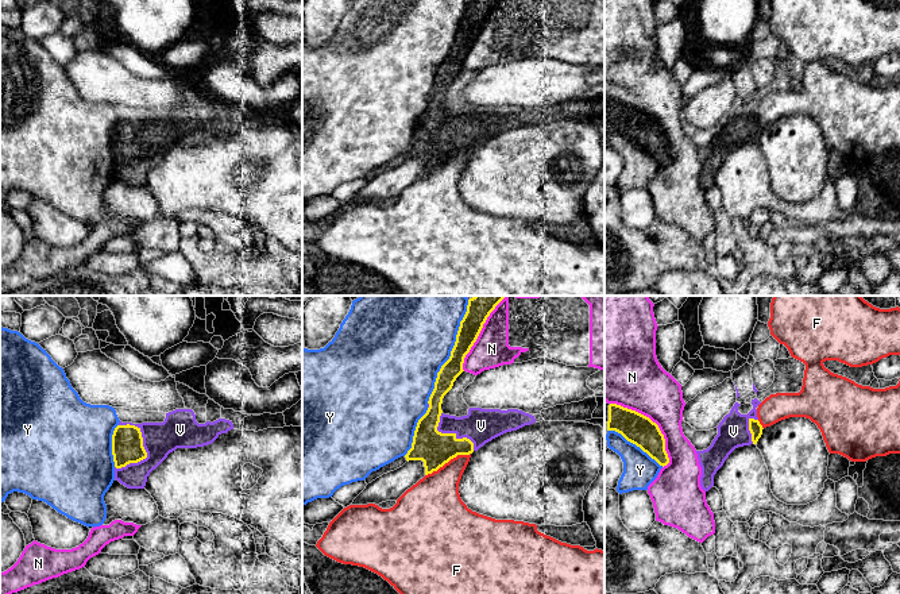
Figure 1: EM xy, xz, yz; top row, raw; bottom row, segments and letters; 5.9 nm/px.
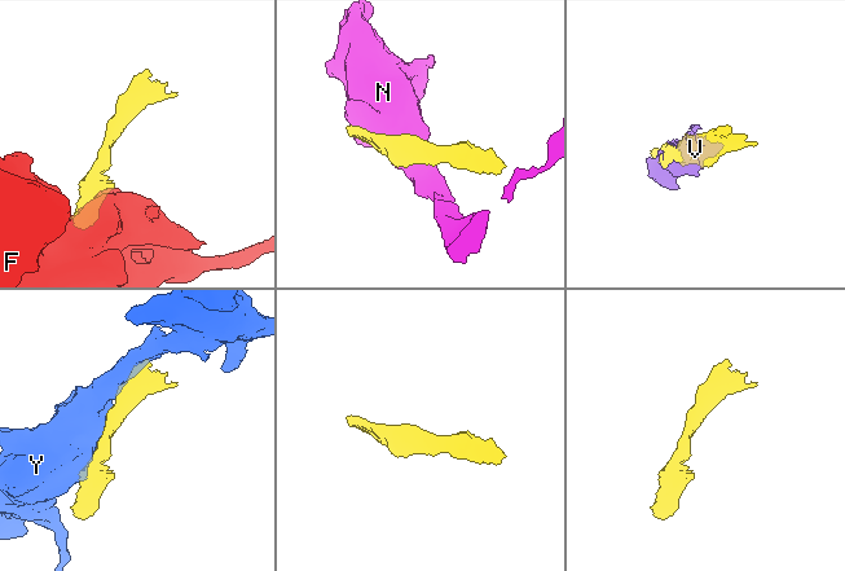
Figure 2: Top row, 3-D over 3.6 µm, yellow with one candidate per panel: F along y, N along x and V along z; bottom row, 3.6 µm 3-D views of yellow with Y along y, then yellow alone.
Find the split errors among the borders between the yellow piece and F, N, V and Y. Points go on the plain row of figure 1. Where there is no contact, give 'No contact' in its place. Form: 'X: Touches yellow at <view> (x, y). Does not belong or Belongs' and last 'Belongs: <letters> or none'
F: Touches yellow at xz (447, 159). Does not belong
N: Touches yellow at yz (655, 120). Does not belong
V: Touches yellow at xy (146, 153). Belongs
Y: Touches yellow at xz (451, 50). Does not belong
Belongs: V

